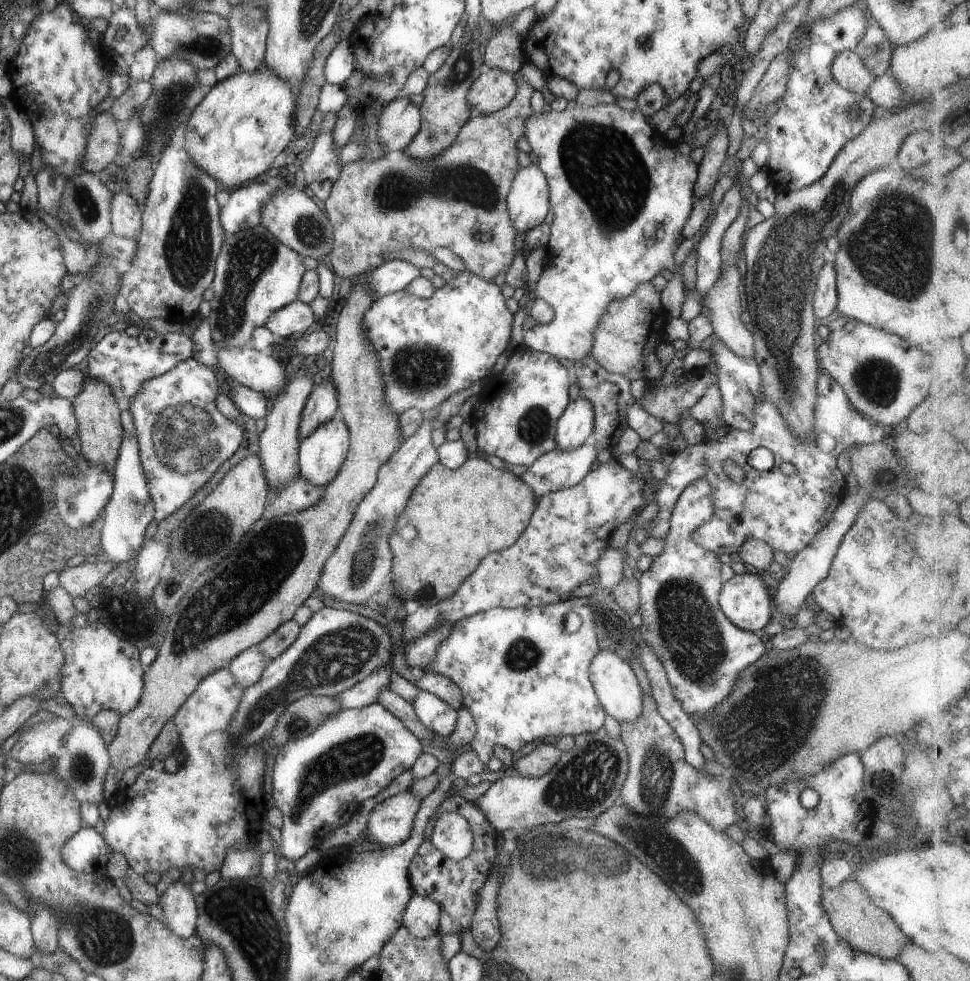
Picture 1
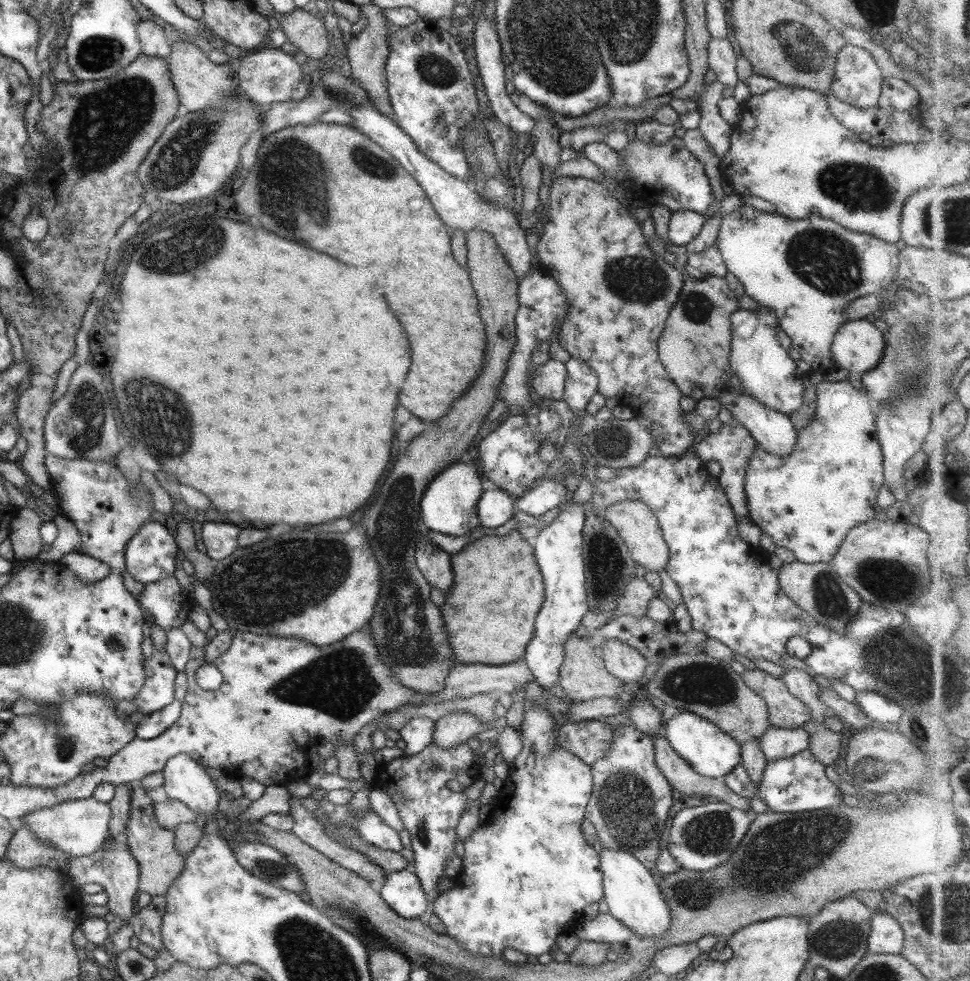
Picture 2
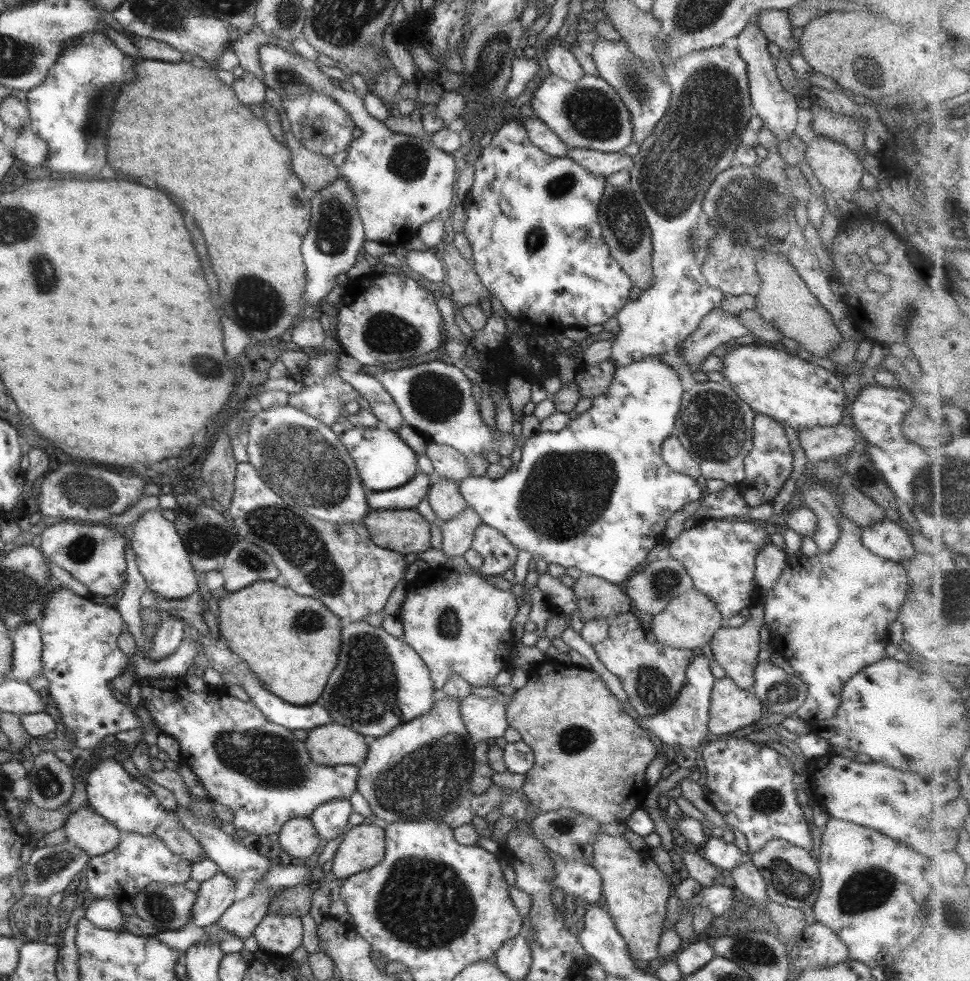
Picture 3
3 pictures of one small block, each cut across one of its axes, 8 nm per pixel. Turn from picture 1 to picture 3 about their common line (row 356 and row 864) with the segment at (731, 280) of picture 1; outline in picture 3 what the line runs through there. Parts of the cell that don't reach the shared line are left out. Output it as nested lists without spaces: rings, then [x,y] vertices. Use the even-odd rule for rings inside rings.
[[[750,862],[737,865],[733,871],[726,873],[732,888],[737,888],[745,898],[750,898],[753,903],[767,904],[766,884],[763,877]]]

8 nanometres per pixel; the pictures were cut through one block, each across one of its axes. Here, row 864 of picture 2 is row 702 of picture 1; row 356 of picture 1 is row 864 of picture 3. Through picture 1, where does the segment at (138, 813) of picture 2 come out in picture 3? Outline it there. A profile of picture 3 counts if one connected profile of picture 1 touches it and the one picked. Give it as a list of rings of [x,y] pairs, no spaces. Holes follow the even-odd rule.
[[[361,823],[346,830],[331,859],[331,874],[347,878],[376,866],[384,856],[382,824]]]

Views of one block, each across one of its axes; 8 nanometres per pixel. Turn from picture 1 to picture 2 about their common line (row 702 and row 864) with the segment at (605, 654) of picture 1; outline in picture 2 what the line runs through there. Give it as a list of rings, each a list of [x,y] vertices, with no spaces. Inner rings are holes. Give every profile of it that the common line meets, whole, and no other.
[[[605,848],[600,852],[599,858],[604,894],[602,898],[607,906],[607,913],[626,926],[633,937],[647,938],[663,934],[671,922],[670,910],[659,890],[657,879],[651,876],[648,868],[643,867],[626,851]]]

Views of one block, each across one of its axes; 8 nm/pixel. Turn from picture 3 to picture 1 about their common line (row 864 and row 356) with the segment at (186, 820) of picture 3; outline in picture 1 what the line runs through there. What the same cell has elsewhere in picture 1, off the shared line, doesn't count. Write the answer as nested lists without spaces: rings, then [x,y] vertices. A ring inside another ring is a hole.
[[[213,342],[216,363],[225,371],[225,375],[235,382],[265,394],[269,403],[285,386],[285,372],[281,364],[266,351],[235,346],[217,346]]]

